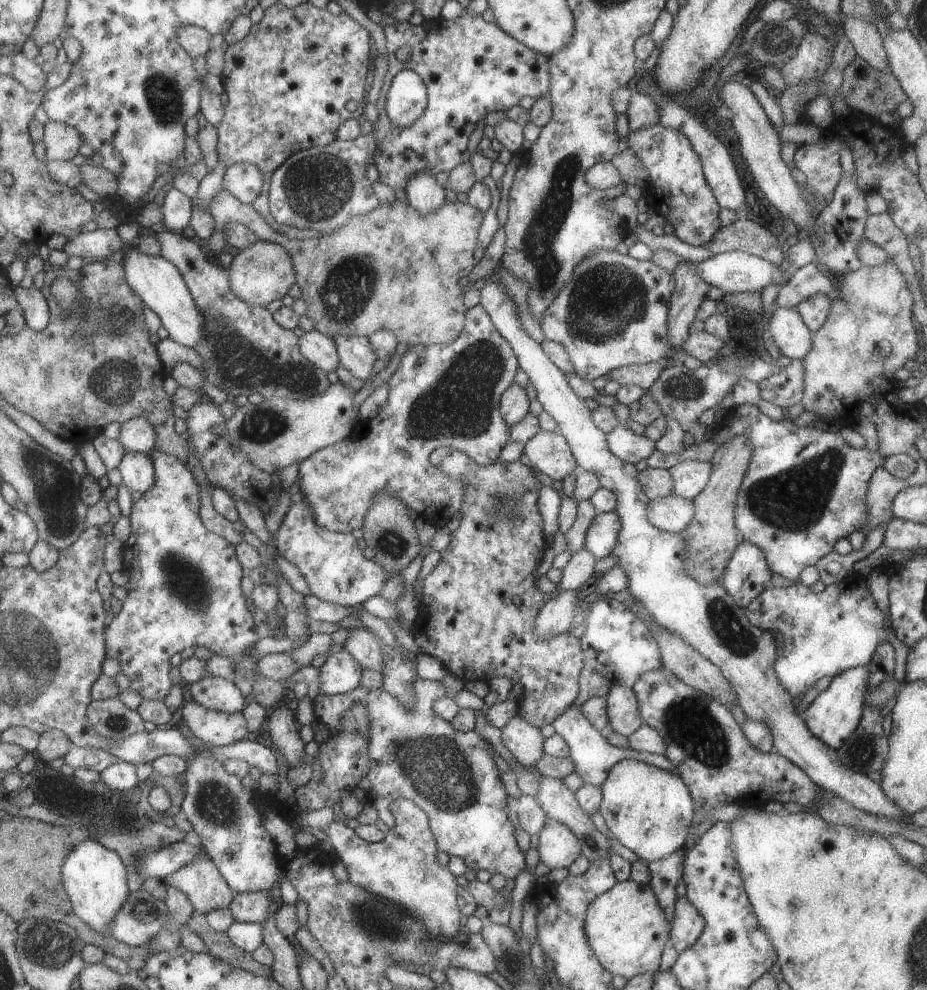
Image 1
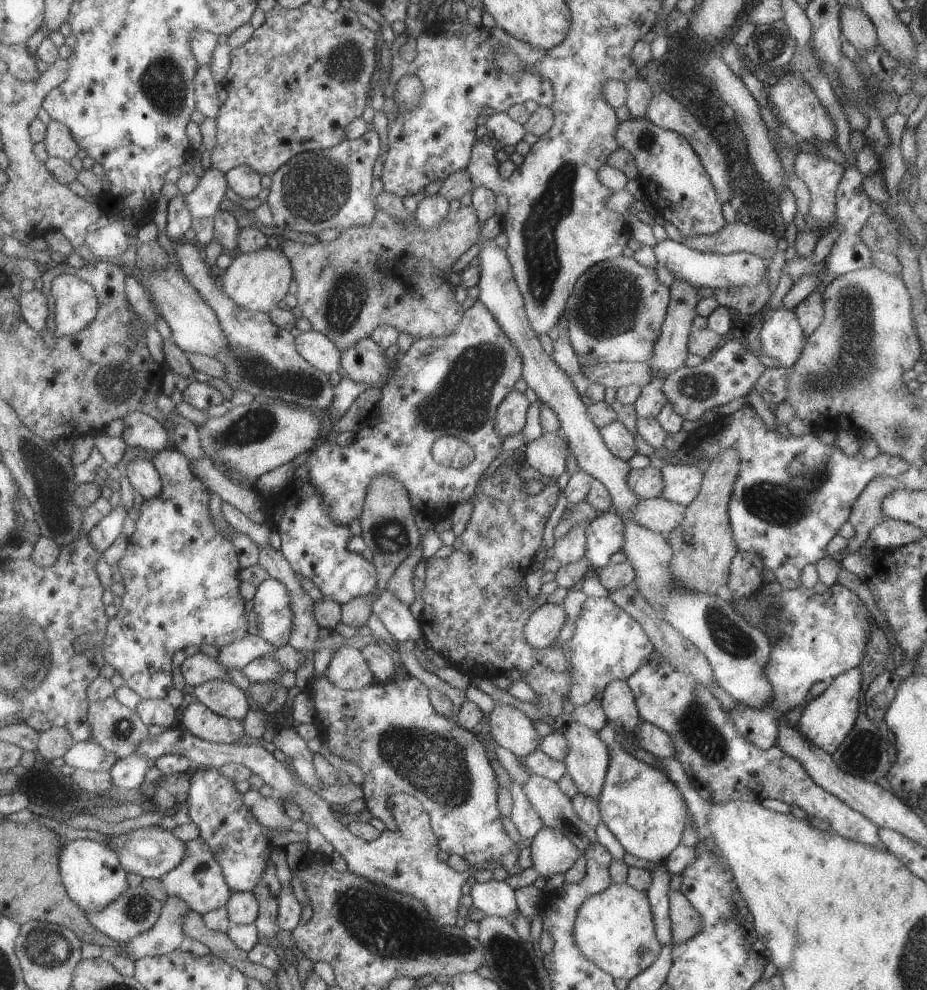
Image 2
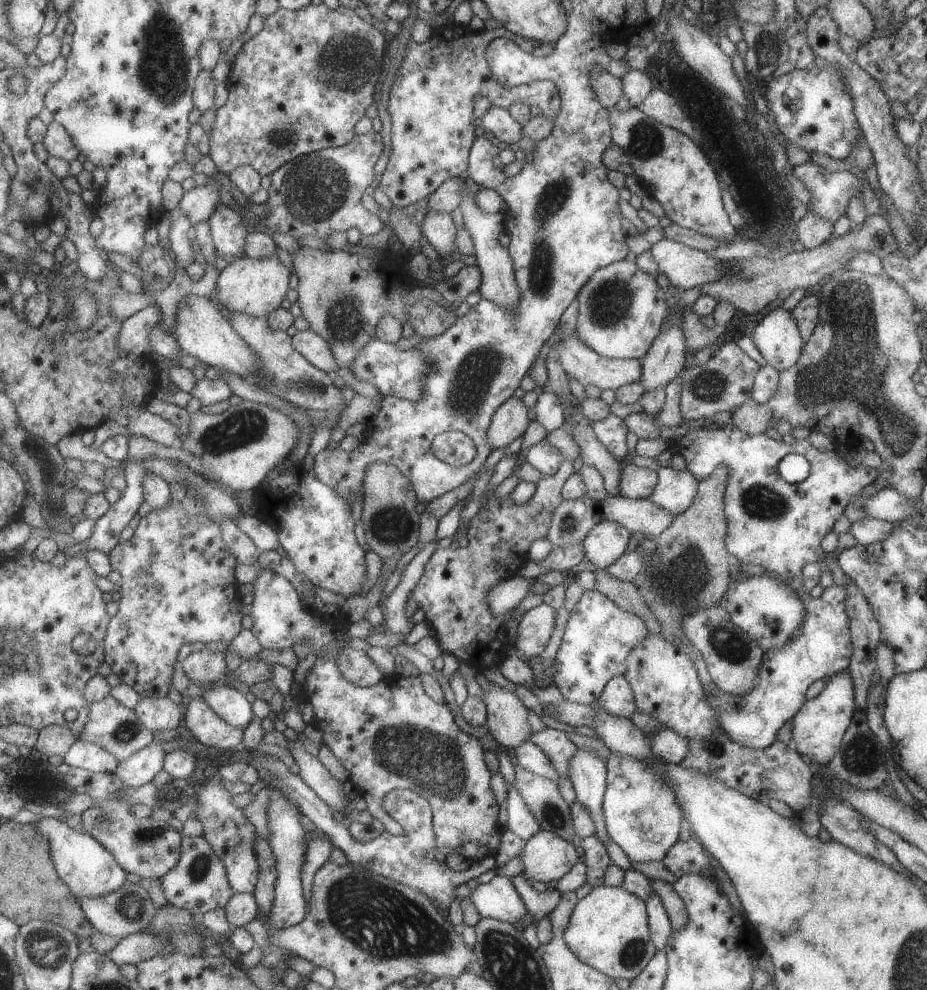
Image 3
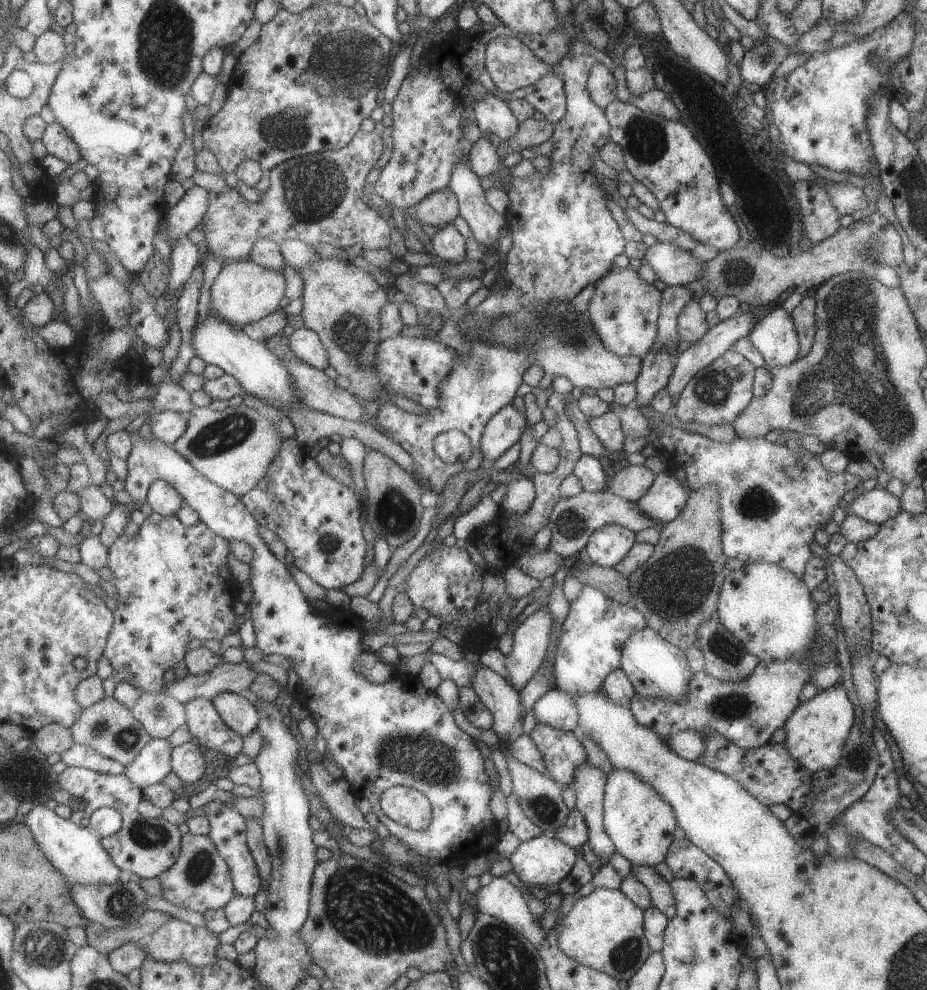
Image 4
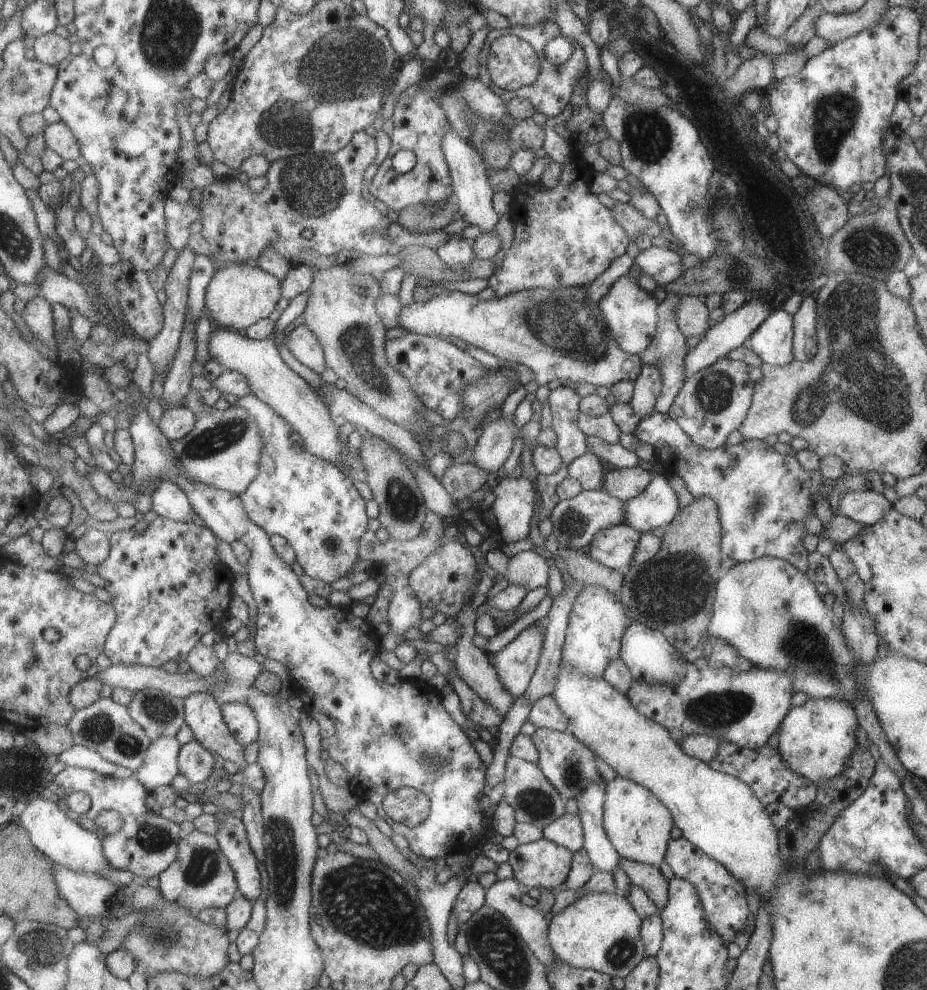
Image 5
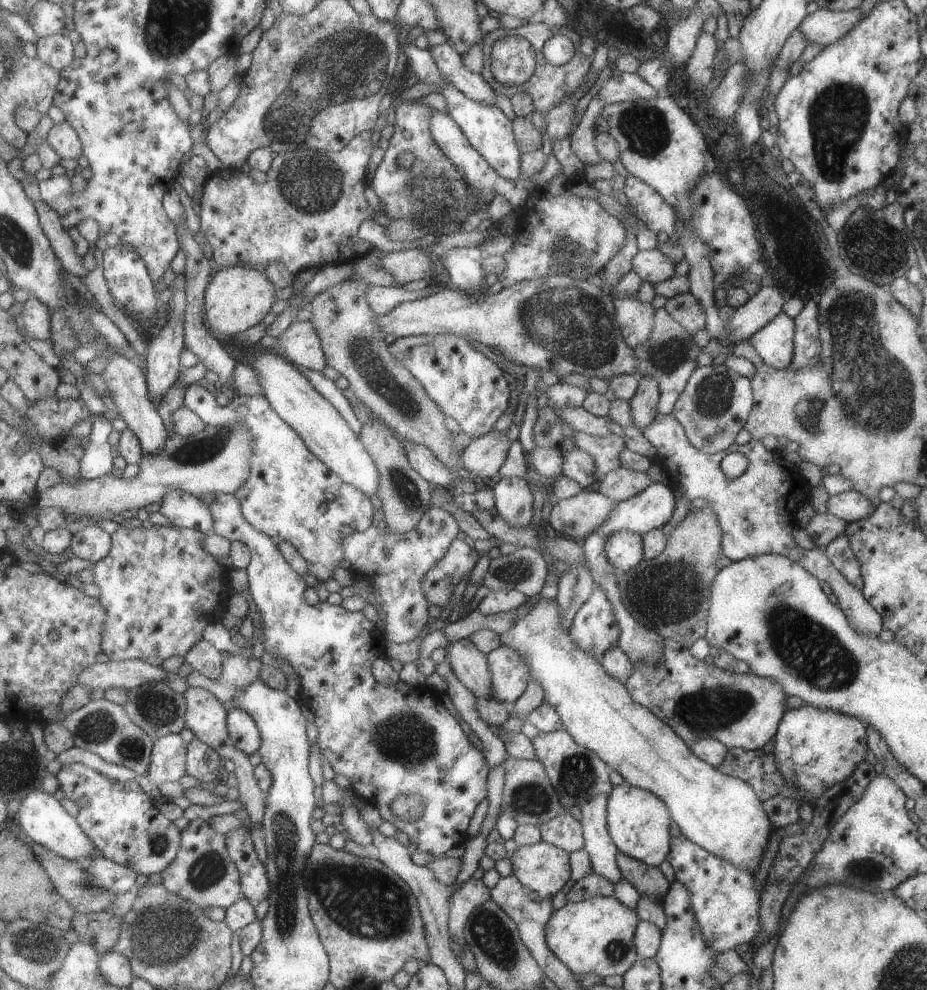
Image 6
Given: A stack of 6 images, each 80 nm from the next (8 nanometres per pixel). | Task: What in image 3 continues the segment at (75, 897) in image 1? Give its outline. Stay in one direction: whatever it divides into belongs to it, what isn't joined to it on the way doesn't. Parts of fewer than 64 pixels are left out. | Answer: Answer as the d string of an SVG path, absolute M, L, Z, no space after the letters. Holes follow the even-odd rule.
M42 815L40 821L35 824L40 833L49 838L57 870L79 902L83 897L104 897L115 893L128 883L127 871L119 864L118 858L92 834L85 831L78 833L63 820Z

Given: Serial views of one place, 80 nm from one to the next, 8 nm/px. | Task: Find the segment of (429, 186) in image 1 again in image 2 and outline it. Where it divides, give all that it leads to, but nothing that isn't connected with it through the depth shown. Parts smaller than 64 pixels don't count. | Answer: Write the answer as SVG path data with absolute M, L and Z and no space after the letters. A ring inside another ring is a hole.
M441 189L435 194L423 195L423 192L421 192L415 198L417 198L418 205L413 214L422 227L430 229L437 225L440 226L440 222L445 217L451 216L449 200L441 193Z

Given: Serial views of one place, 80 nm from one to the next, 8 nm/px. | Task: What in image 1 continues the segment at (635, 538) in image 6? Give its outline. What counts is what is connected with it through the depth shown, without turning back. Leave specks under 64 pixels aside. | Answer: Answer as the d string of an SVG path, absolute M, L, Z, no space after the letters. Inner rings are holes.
M615 511L598 512L587 527L584 548L595 560L605 557L613 552L620 532L621 519Z

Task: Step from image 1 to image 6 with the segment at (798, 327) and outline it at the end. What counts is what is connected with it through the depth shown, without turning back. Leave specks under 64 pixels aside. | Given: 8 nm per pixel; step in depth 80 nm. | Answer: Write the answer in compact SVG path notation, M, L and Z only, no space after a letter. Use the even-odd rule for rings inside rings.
M779 312L763 328L757 330L748 342L765 366L775 370L787 368L792 360L794 323L787 314Z

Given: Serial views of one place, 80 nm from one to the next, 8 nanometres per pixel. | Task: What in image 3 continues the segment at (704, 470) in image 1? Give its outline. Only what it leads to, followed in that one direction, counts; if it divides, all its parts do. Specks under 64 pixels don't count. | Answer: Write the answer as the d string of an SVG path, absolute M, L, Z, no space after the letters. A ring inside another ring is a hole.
M659 468L656 472L657 483L653 492L647 496L655 506L667 514L677 517L693 502L697 489L697 480L687 470Z

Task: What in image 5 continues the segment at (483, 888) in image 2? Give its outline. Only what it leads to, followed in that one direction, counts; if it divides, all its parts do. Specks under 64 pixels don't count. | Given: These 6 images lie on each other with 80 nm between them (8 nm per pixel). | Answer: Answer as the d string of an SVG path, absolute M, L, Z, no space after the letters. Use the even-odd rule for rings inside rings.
M515 878L499 879L491 888L487 889L486 906L495 908L497 912L501 912L502 916L509 918L509 922L513 924L516 933L518 933L527 946L535 952L536 958L539 958L539 962L547 968L548 974L551 974L551 970L555 970L555 952L549 940L551 917L547 913L539 912L537 908L527 906L527 904L523 902L525 892L526 889L519 880Z

